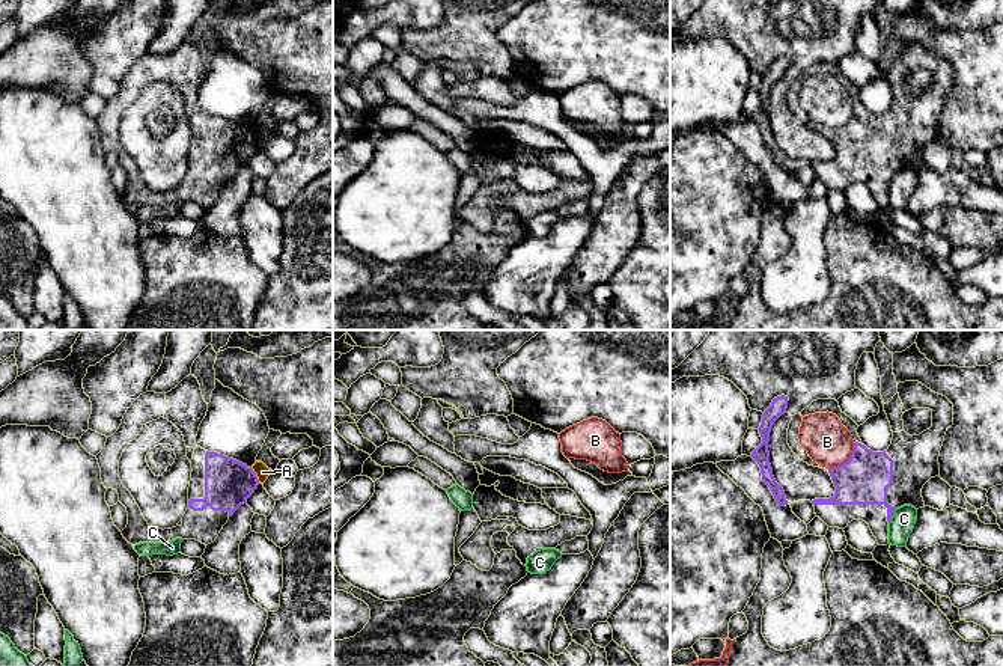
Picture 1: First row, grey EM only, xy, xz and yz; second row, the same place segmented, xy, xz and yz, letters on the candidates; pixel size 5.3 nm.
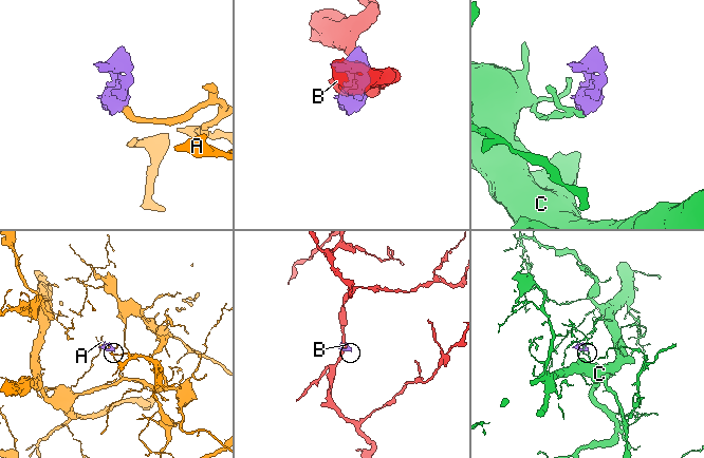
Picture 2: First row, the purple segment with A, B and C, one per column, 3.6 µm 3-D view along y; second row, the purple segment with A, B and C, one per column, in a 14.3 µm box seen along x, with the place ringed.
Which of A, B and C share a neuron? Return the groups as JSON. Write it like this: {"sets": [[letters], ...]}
{"sets": [["A"], ["B"], ["C"]]}

